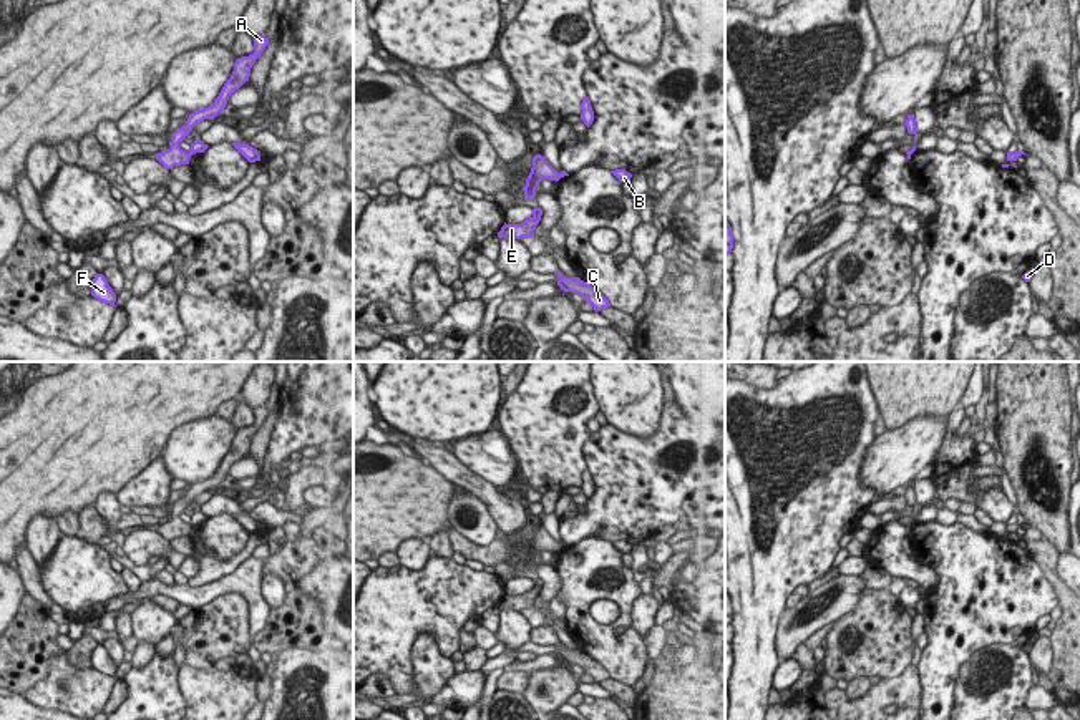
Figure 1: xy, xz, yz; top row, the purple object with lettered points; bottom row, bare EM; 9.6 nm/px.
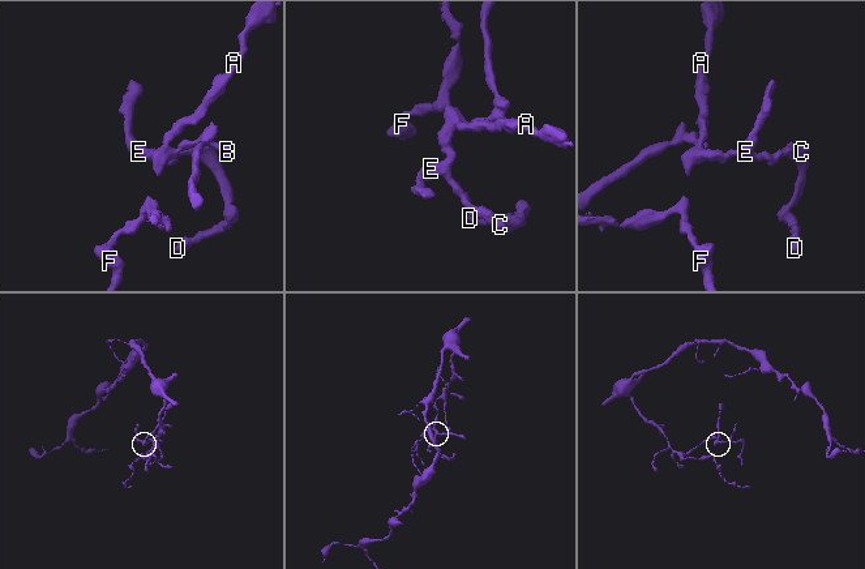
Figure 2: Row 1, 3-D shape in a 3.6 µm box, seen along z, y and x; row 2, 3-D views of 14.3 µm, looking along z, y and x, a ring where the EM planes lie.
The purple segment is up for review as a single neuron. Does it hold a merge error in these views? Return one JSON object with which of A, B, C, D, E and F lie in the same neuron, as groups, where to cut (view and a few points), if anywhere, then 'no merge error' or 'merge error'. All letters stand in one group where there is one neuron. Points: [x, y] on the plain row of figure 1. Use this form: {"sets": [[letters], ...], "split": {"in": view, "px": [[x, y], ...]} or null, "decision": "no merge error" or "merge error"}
{"sets": [["A", "C", "D", "E"], ["B", "F"]], "split": {"in": "xz", "px": [[559, 544], [563, 546]]}, "decision": "merge error"}

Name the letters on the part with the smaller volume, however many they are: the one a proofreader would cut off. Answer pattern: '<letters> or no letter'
A, C, D, E

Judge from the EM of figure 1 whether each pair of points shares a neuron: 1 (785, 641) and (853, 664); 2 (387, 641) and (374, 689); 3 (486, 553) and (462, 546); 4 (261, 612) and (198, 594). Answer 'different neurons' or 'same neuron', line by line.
1: different neurons
2: different neurons
3: same neuron
4: same neuron

